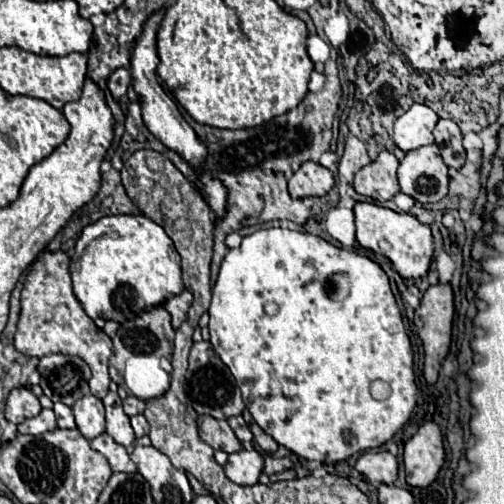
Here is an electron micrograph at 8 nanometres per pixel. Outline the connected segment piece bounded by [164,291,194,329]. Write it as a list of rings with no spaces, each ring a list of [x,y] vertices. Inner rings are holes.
[[[184,291],[184,293],[180,293],[180,295],[170,297],[170,299],[164,303],[164,309],[172,315],[172,327],[174,327],[174,329],[178,329],[178,327],[186,321],[186,313],[188,313],[192,301],[194,301],[192,293]]]

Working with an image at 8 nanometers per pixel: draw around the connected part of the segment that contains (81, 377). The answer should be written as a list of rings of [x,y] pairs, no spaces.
[[[44,355],[38,361],[38,371],[40,371],[40,387],[44,391],[46,397],[50,397],[54,403],[64,403],[68,407],[72,407],[78,399],[82,399],[86,395],[84,391],[84,381],[88,381],[88,365],[78,359],[78,357],[64,357],[64,355]]]

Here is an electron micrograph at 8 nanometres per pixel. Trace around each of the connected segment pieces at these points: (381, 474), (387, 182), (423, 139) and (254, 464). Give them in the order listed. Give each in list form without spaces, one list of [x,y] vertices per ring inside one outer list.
[[[368,451],[360,455],[354,469],[372,485],[392,485],[398,477],[398,461],[388,451]]]
[[[382,151],[376,161],[362,167],[354,177],[354,189],[360,195],[370,197],[376,203],[390,201],[396,193],[400,193],[396,179],[398,159],[390,151]]]
[[[414,103],[394,123],[394,141],[402,151],[412,151],[434,143],[432,131],[438,123],[438,115],[420,103]]]
[[[242,449],[238,453],[228,455],[224,473],[236,485],[256,485],[262,473],[262,467],[264,467],[262,455],[256,449],[250,449],[250,451]]]

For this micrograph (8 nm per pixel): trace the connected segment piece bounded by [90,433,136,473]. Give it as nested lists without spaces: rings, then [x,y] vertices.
[[[102,433],[96,439],[92,439],[90,447],[100,451],[108,459],[114,473],[134,473],[136,471],[136,465],[132,463],[128,451],[122,445],[118,445],[108,433]]]

